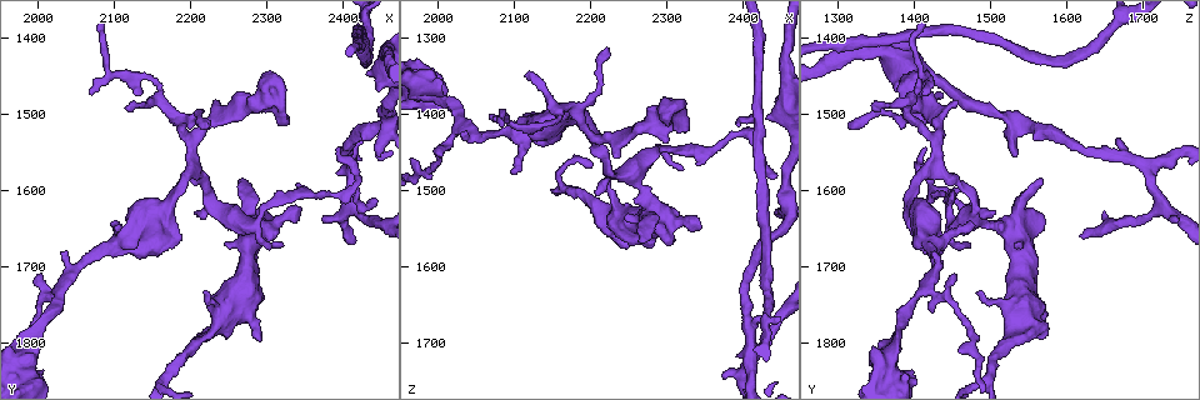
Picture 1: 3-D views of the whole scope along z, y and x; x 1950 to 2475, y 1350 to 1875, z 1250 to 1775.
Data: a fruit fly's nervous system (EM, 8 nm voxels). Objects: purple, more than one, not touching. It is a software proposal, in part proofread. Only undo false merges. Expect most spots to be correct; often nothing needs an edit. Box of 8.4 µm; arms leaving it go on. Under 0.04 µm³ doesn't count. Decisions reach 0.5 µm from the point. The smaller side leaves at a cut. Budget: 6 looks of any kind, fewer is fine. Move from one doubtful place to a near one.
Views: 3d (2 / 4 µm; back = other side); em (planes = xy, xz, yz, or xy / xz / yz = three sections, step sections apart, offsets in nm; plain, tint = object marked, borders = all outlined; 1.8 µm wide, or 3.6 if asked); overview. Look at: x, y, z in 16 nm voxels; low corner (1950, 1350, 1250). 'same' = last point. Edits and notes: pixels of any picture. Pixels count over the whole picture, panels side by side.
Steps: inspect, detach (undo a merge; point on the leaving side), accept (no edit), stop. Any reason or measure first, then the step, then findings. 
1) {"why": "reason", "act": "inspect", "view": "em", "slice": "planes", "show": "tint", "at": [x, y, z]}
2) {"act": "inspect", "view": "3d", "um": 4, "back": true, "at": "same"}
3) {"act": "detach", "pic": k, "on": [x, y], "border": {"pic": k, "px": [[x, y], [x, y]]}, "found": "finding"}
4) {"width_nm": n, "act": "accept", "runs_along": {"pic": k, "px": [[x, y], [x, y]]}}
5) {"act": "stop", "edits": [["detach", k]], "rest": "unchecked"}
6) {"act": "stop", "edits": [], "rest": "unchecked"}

{"why": "calibre changes", "act": "inspect", "view": "em", "slice": "planes", "show": "tint", "at": [2275, 1480, 1415]}

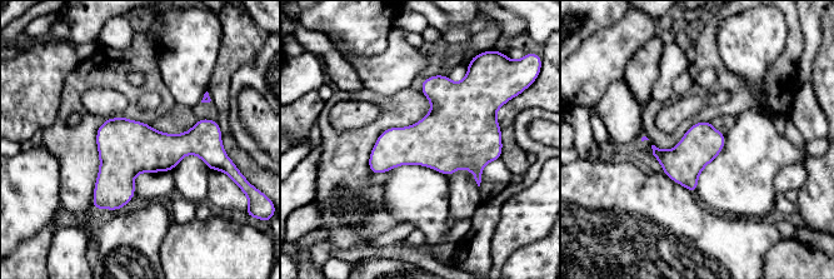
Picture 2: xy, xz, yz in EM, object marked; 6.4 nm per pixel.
{"act": "accept", "found": "continuous, no second cell"}

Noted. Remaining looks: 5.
{"why": "three arms meet", "act": "inspect", "view": "3d", "um": 2, "at": [2200, 1575, 1420]}

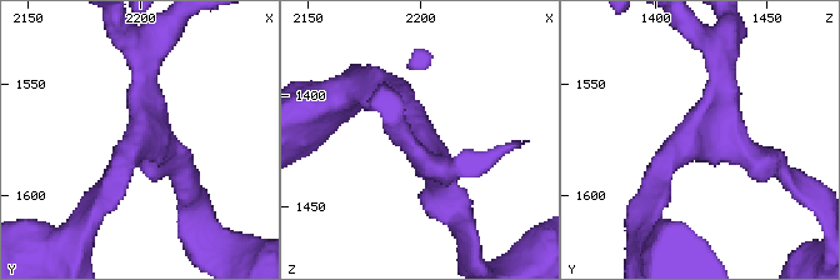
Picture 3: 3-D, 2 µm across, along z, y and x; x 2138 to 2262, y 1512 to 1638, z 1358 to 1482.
{"why": "shape alone is not enough", "act": "inspect", "view": "em", "slice": "yz", "step": 16, "show": "tint", "at": [2203, 1574, 1418]}

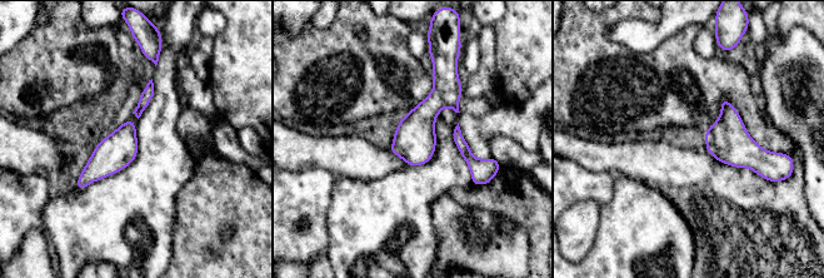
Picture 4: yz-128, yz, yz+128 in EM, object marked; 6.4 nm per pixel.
{"why": "another direction", "act": "inspect", "view": "em", "slice": "planes", "show": "tint", "at": "same"}

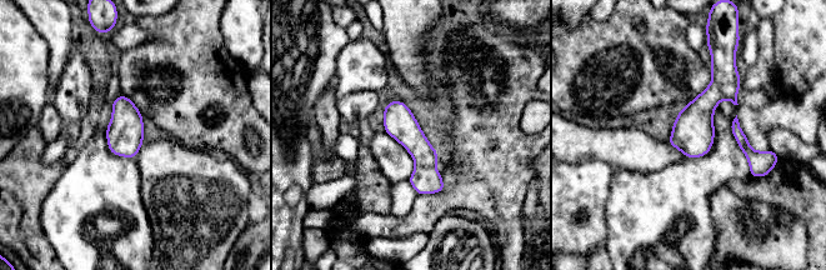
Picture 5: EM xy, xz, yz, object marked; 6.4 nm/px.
{"act": "accept", "found": "continuous, no second cell"}

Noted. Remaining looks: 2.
{"why": "narrows sharply", "act": "inspect", "view": "3d", "um": 4, "back": true, "at": [2380, 1610, 1430]}

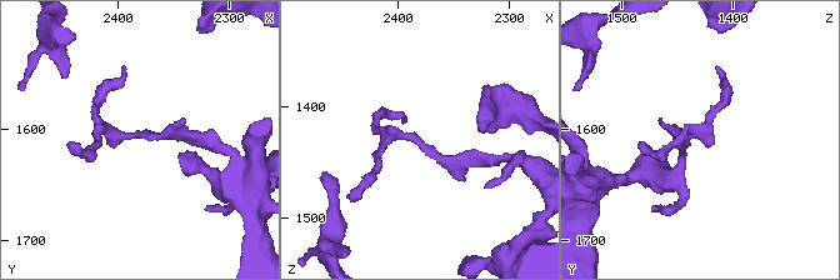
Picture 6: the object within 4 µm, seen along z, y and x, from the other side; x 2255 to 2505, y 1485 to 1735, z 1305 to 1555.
{"act": "inspect", "view": "em", "slice": "xy", "step": 16, "show": "tint", "at": [2384, 1608, 1430]}

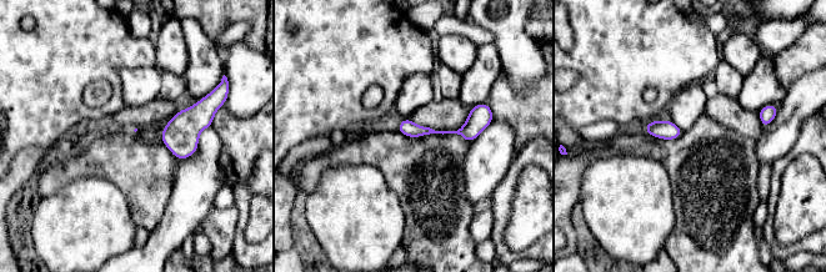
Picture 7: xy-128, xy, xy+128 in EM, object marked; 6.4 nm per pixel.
{"width_nm": 20, "act": "accept", "runs_along": {"pic": 7, "px": [[486, 117], [469, 131], [401, 129]]}, "found": "one cell here"}

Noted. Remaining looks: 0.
{"act": "stop", "edits": [], "rest": "unchecked"}

